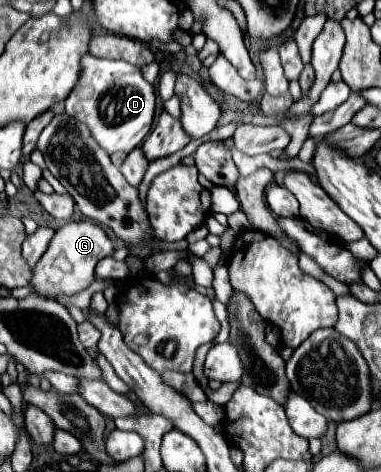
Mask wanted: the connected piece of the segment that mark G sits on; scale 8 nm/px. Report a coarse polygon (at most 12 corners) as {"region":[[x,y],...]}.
{"region":[[90,220],[56,230],[30,284],[42,298],[74,296],[114,254]]}

